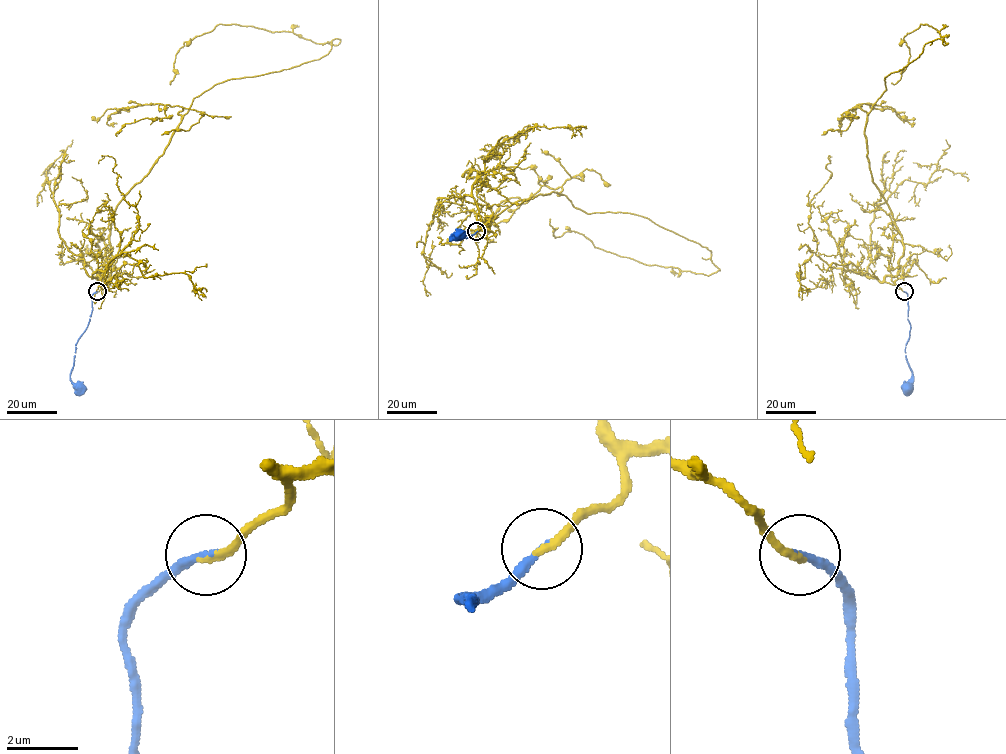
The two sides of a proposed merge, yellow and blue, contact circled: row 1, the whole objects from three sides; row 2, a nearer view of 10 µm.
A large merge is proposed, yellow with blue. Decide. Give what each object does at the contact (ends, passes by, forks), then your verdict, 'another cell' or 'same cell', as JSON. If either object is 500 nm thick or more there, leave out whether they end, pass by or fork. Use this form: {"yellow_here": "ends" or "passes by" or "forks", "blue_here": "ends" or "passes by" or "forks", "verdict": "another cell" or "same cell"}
{"yellow_here": "ends", "blue_here": "ends", "verdict": "same cell"}

